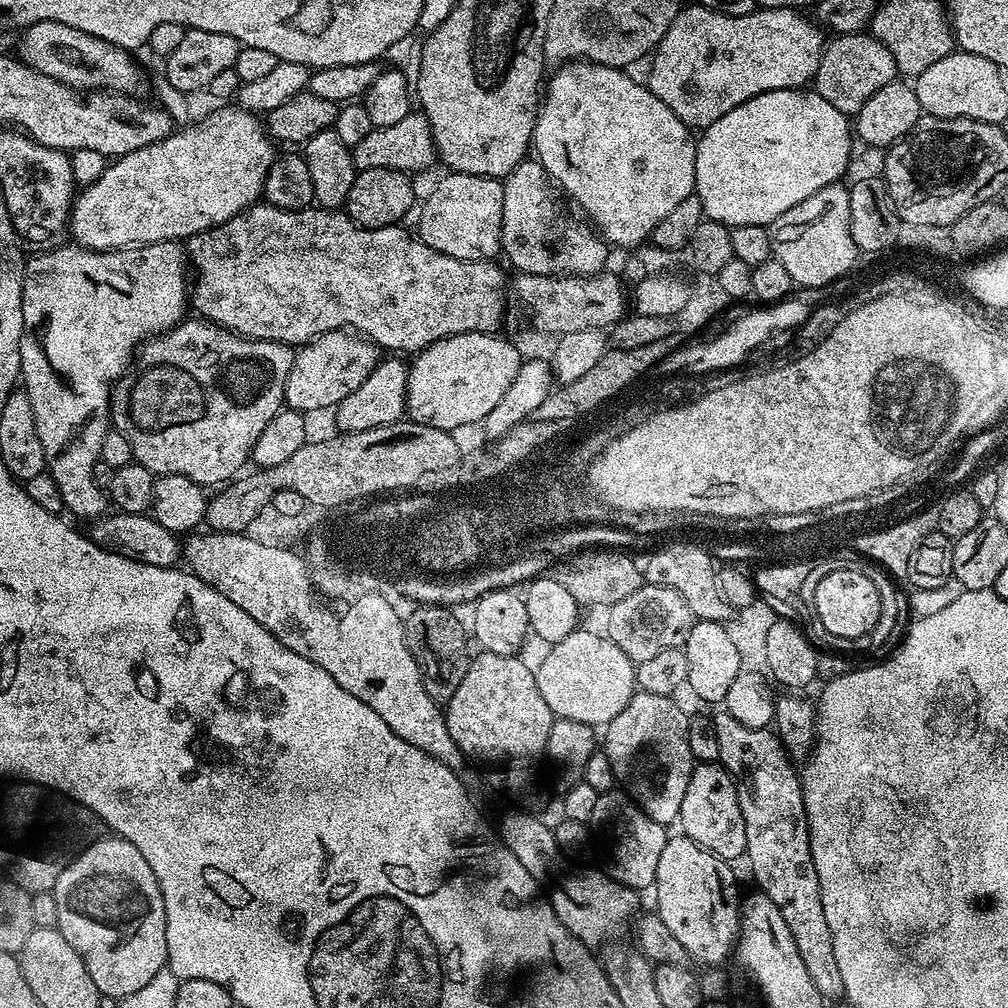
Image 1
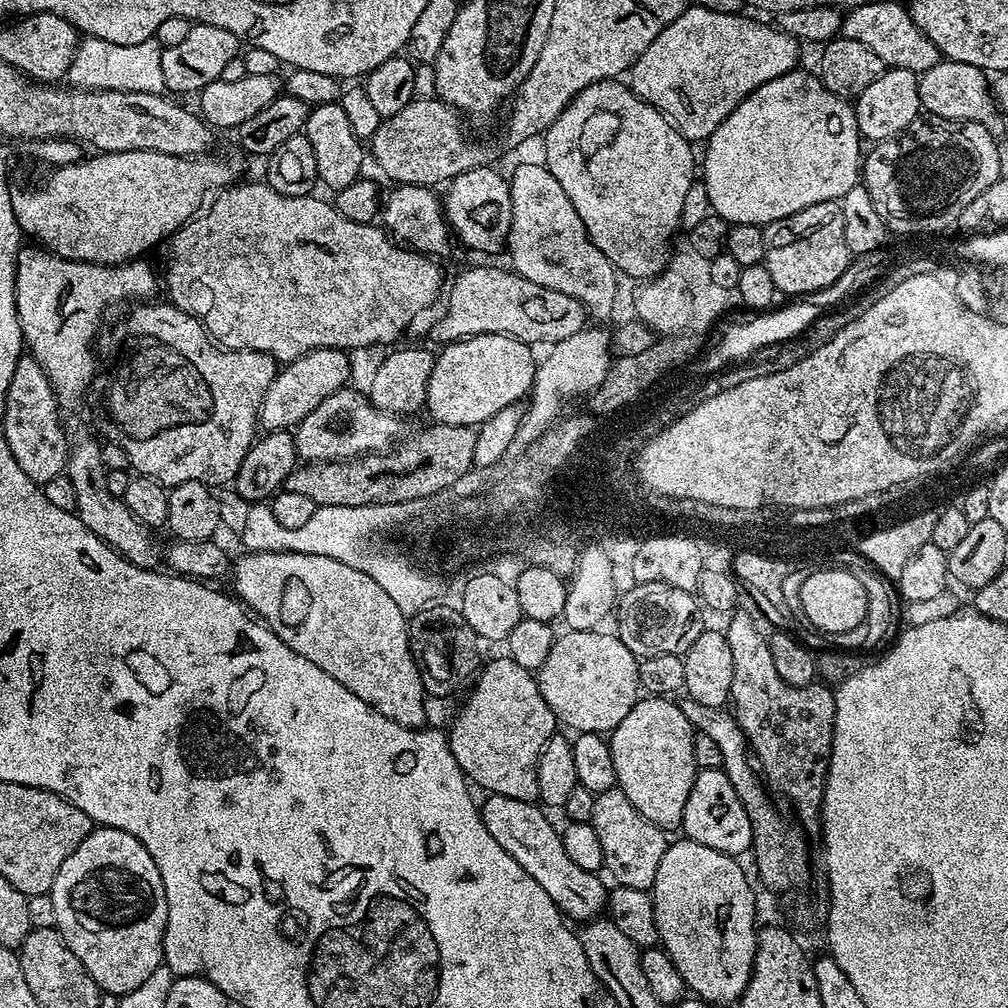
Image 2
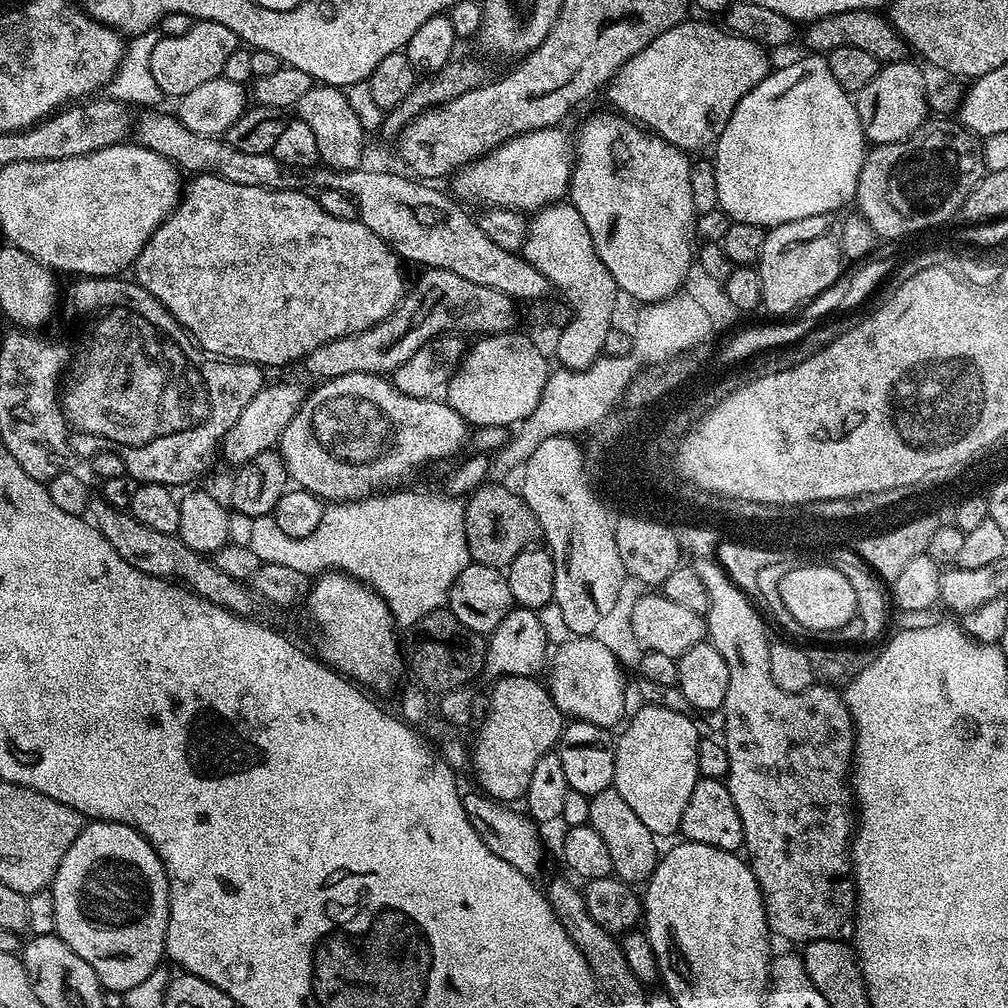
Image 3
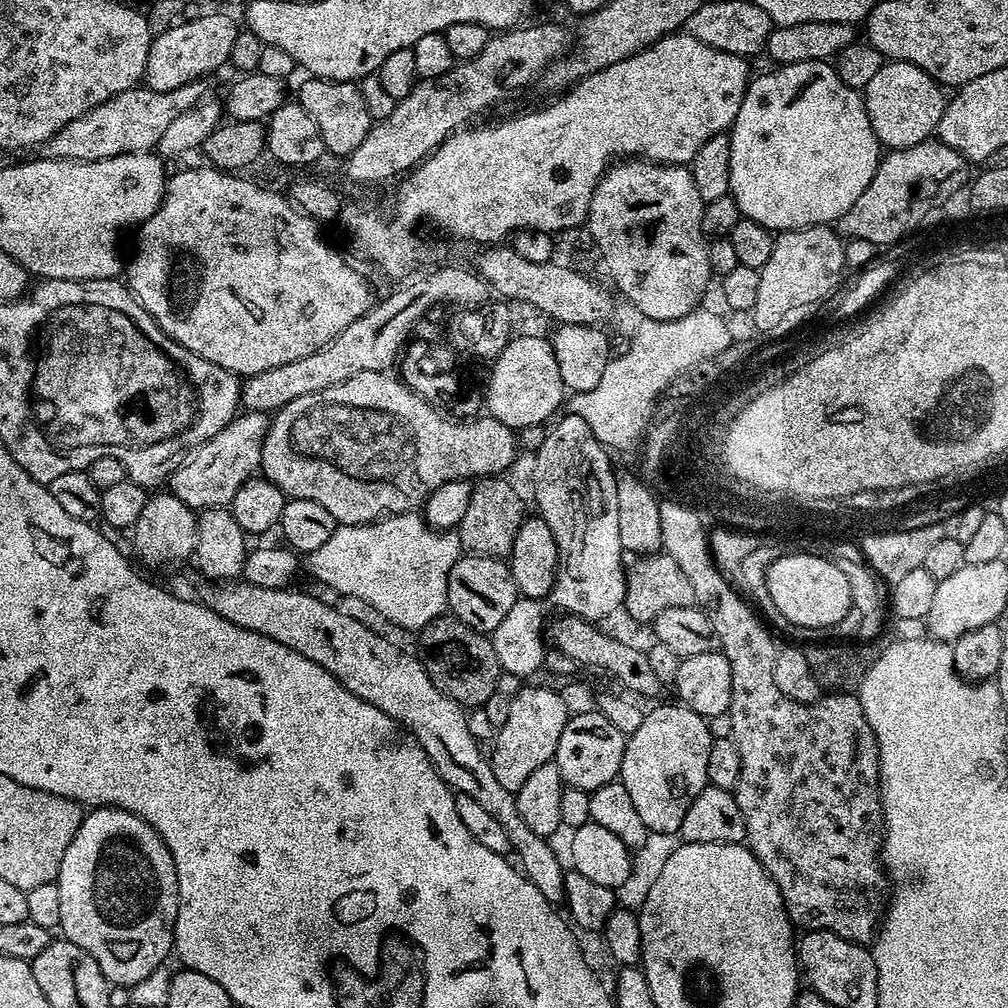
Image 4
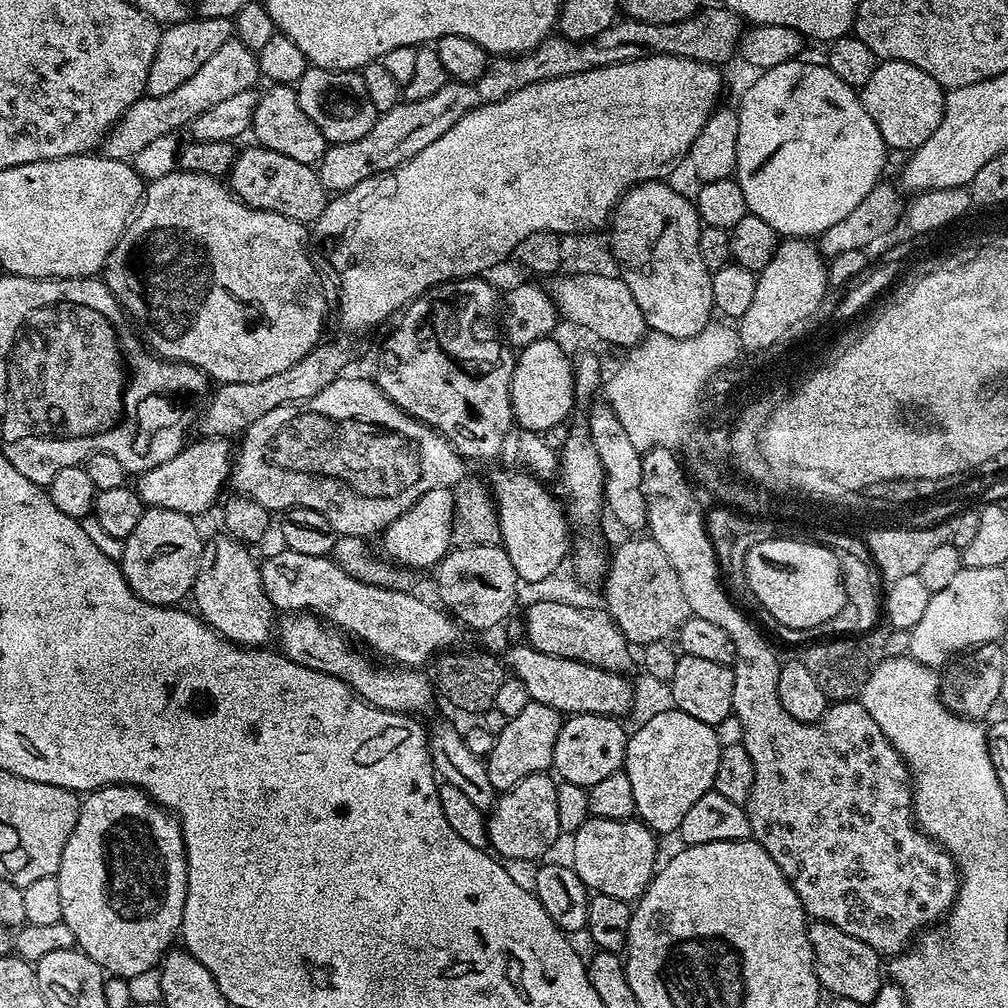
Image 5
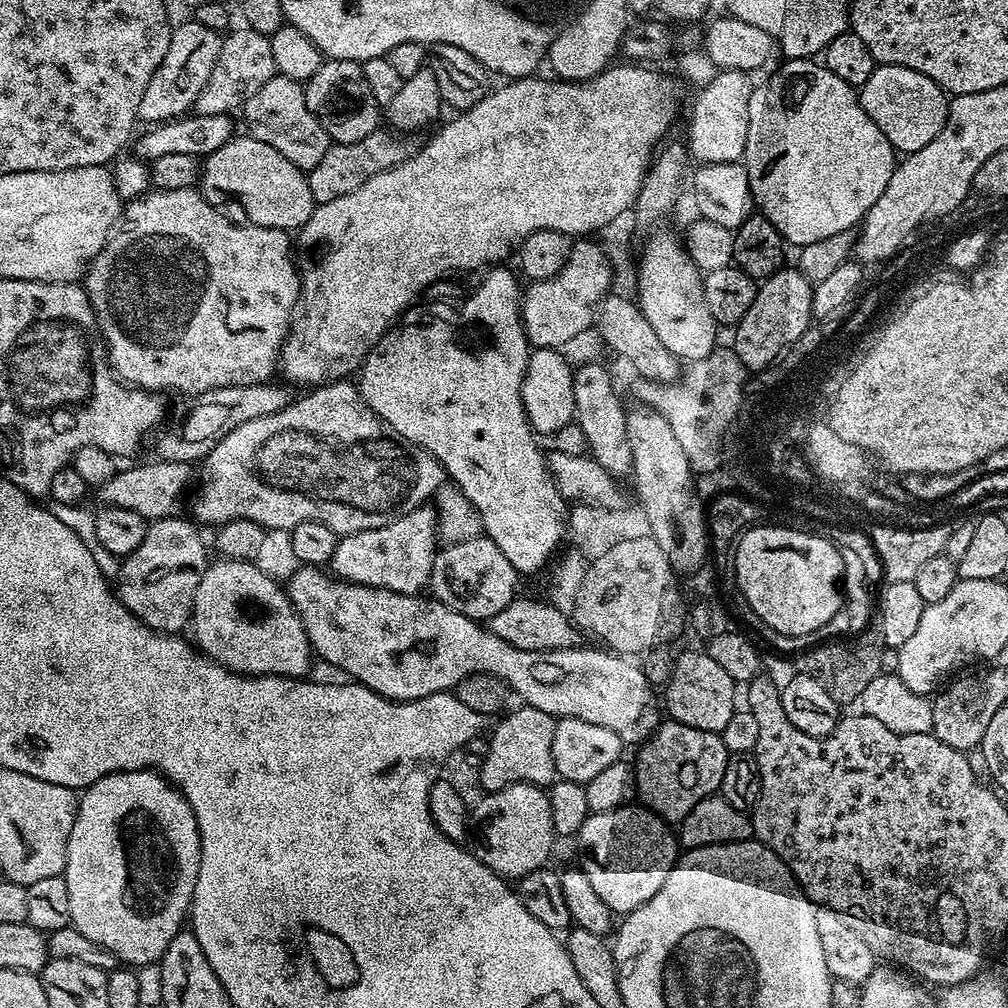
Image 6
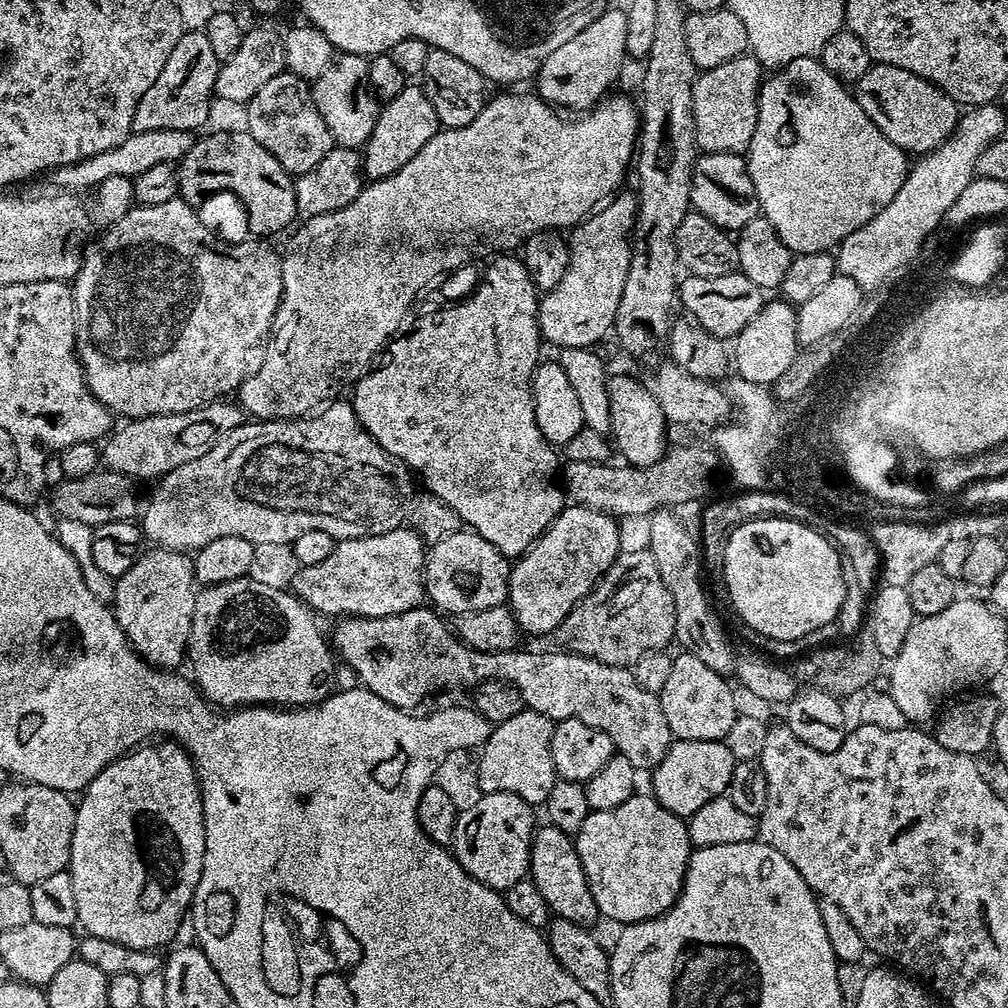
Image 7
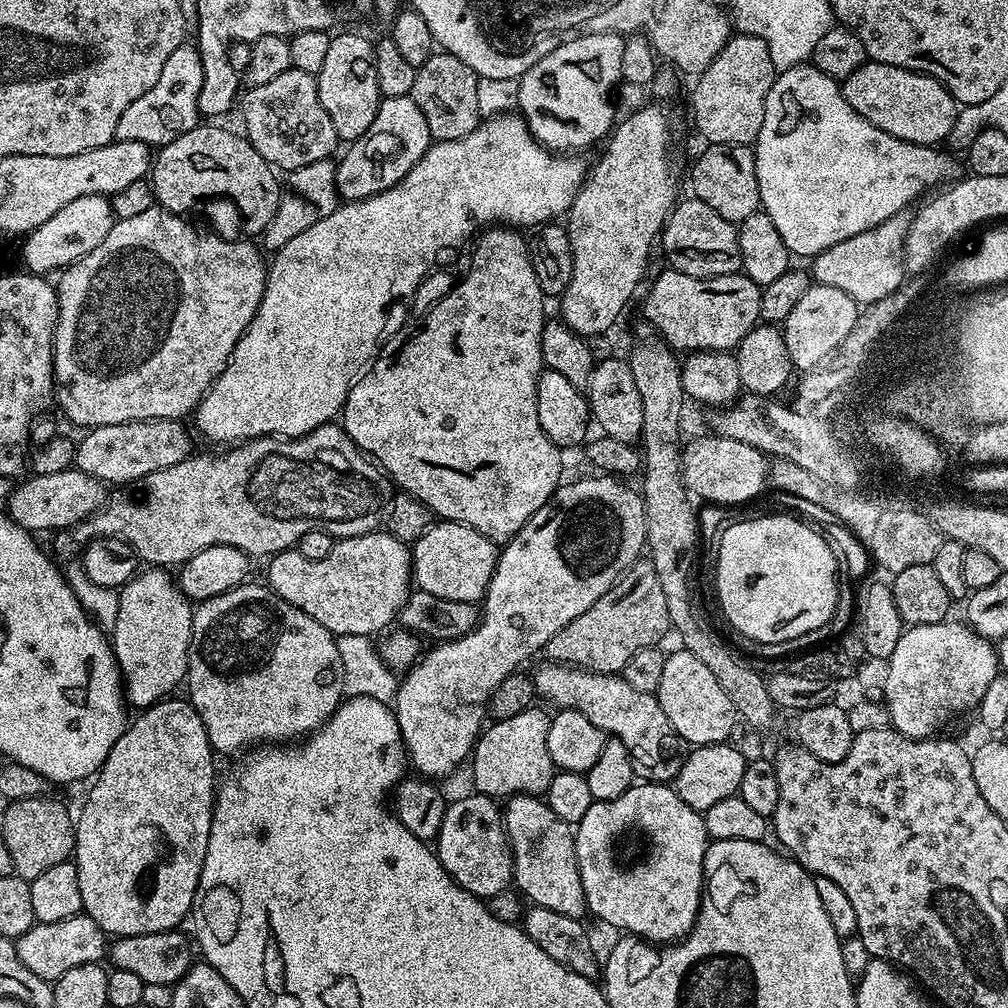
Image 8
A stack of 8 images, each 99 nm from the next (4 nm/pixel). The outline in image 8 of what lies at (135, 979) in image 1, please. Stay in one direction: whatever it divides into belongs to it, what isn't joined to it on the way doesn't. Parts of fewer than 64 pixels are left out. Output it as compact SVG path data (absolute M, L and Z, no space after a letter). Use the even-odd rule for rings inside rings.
M165 698L159 704L145 708L139 713L140 716L131 721L124 729L123 734L114 742L106 762L101 766L95 777L92 789L84 800L84 809L80 816L75 817L76 826L76 851L74 863L78 870L78 886L82 890L82 912L83 915L94 918L100 929L109 937L133 936L134 934L158 934L159 932L170 932L181 927L183 920L189 919L192 903L198 890L198 882L202 874L202 862L206 858L206 846L210 842L210 826L212 825L212 805L214 797L218 792L216 784L216 764L212 761L214 749L208 741L206 726L202 718L194 710L194 706L187 699L172 700L176 698Z

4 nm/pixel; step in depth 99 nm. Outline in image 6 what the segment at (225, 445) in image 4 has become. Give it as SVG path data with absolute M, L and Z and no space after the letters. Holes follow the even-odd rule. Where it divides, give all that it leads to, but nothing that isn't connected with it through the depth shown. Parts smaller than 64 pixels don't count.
M159 458L153 464L136 464L133 468L121 467L104 484L100 485L98 495L107 506L122 506L124 510L134 510L151 522L167 516L177 515L180 509L180 495L189 488L194 480L194 468L191 463L170 462Z

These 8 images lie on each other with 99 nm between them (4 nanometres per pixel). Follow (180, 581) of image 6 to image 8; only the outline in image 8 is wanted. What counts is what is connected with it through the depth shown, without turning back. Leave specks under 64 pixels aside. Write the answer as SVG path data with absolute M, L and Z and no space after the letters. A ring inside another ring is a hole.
M148 566L137 571L136 575L119 589L118 622L110 629L110 643L112 653L120 667L120 674L124 681L124 694L127 703L133 709L143 710L159 704L176 687L185 683L188 675L188 651L192 641L193 601L189 600L181 590L173 573L160 566Z

